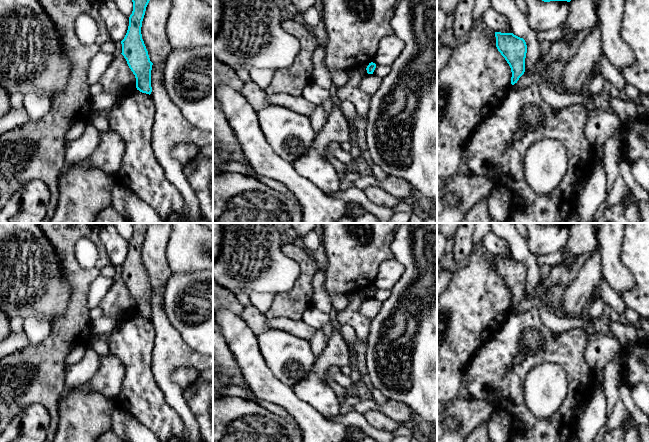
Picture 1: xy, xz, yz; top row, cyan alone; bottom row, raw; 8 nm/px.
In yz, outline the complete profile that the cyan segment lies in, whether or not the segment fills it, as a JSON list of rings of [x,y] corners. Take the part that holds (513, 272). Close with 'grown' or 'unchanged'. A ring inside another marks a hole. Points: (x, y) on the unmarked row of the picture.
[[[495,256],[495,261],[498,275],[511,292],[511,308],[514,309],[525,296],[526,266],[513,257]]] | unchanged

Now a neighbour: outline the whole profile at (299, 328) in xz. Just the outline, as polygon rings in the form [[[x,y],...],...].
[[[287,318],[267,319],[266,324],[270,328],[286,331],[302,339],[311,340],[316,329],[305,323],[303,320],[292,320]]]

